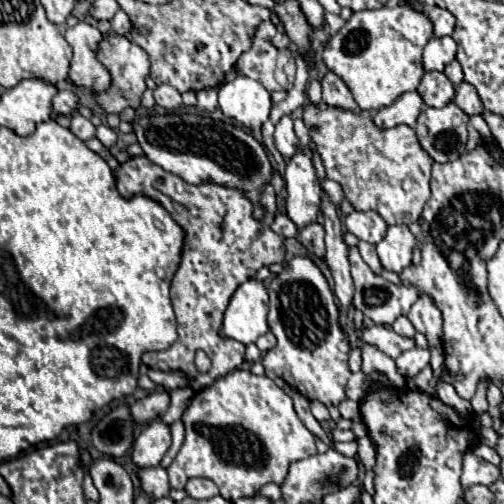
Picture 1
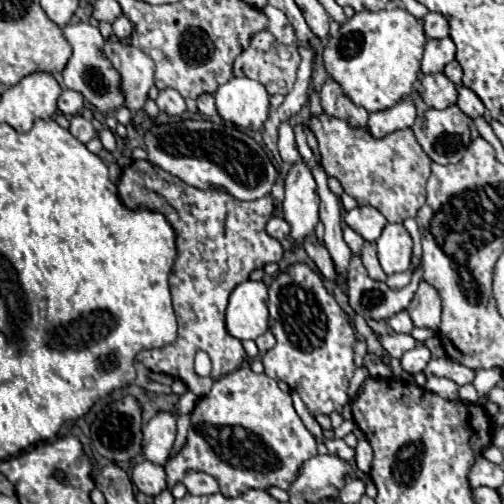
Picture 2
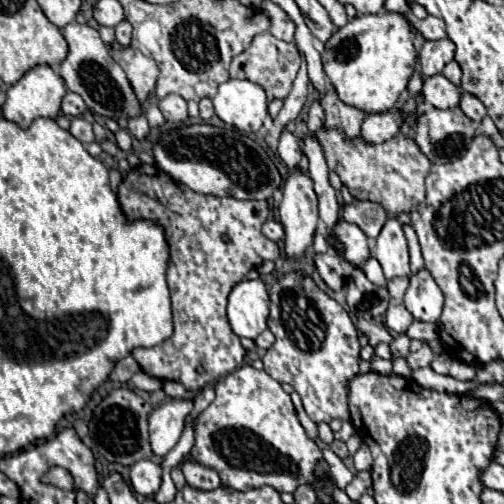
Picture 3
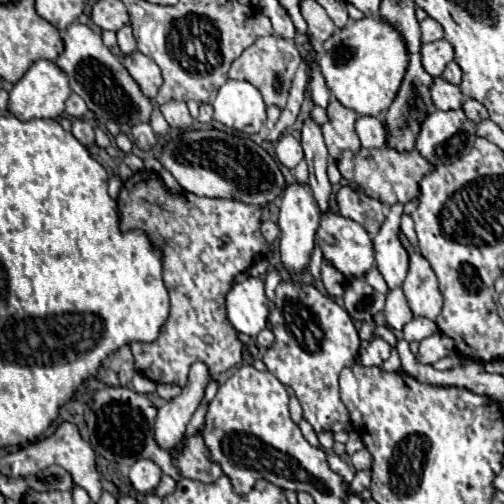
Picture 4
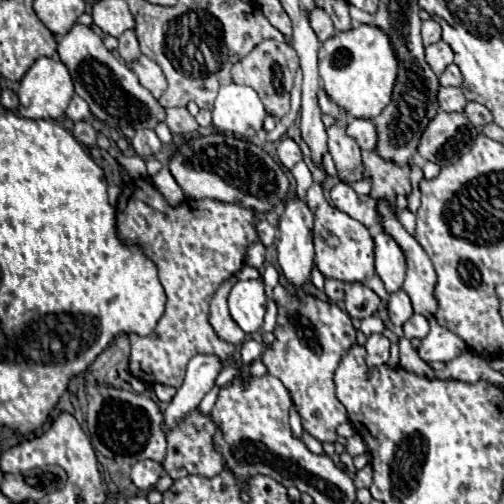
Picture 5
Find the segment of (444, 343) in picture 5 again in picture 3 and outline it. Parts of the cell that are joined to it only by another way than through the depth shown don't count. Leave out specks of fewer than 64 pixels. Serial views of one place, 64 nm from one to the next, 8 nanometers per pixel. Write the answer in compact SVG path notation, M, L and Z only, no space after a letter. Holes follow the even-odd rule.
M422 344L420 350L410 352L410 354L406 356L406 362L408 362L408 368L410 368L410 370L418 370L418 368L430 366L432 358L434 358L434 352L430 350L430 346L428 346L428 344Z

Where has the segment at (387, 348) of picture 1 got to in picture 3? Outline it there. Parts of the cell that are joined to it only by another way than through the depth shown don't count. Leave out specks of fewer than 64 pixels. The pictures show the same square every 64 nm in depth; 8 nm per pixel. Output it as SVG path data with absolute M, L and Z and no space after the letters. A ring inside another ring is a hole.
M400 334L400 336L396 336L396 338L390 342L390 352L392 352L392 356L406 358L408 348L410 348L410 338L408 338L406 334Z

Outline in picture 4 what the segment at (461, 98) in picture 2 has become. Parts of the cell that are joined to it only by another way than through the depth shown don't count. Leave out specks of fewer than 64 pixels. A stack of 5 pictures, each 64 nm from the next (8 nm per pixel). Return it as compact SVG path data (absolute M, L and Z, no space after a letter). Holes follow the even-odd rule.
M466 98L464 100L464 106L462 106L462 110L466 112L466 116L472 120L472 122L482 122L484 118L488 118L488 112L486 112L486 108L478 102L478 100L472 100L472 98Z

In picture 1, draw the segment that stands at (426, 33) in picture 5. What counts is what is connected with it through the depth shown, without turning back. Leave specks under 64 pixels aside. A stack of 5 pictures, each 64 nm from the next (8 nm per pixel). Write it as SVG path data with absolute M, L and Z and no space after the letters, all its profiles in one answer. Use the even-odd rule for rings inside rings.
M432 8L428 12L428 18L434 24L434 36L442 38L442 36L450 36L454 32L454 24L456 18L452 16L452 12L448 12L446 8Z

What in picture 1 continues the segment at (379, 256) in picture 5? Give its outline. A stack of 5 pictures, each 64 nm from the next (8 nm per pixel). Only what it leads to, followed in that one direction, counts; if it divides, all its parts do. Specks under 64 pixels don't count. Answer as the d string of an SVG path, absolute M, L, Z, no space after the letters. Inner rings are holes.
M388 226L388 232L380 244L376 244L380 262L392 272L400 272L412 262L416 238L408 226Z

